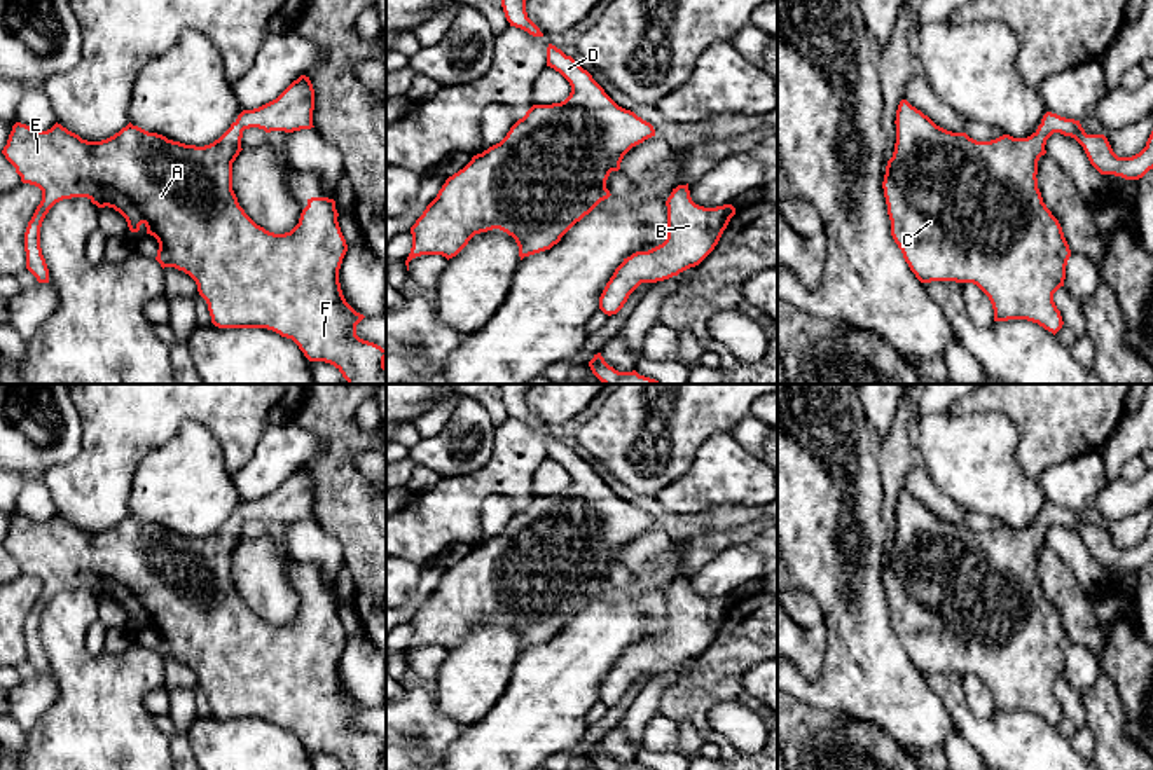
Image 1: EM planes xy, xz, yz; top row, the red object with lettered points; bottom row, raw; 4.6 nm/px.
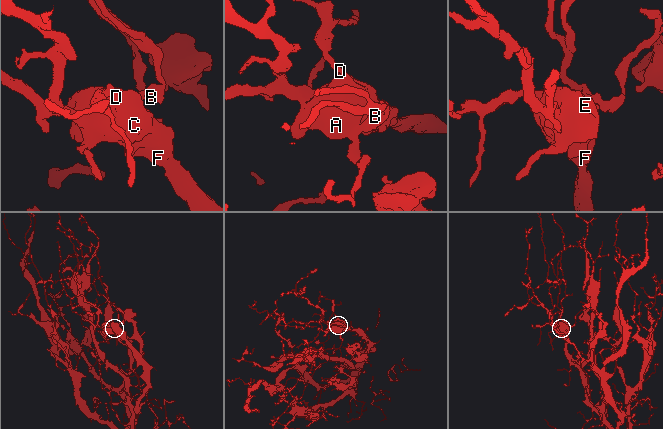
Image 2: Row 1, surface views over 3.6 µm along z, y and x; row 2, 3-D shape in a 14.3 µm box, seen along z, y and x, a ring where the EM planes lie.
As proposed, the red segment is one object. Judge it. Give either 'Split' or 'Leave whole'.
Leave whole

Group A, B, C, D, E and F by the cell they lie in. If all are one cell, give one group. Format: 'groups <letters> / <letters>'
groups A B C D E F

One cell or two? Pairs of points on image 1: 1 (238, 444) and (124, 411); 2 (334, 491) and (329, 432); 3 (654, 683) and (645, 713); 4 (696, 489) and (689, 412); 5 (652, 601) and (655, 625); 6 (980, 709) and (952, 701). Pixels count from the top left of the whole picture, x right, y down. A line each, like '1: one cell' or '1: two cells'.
1: one cell
2: one cell
3: one cell
4: two cells
5: one cell
6: two cells

